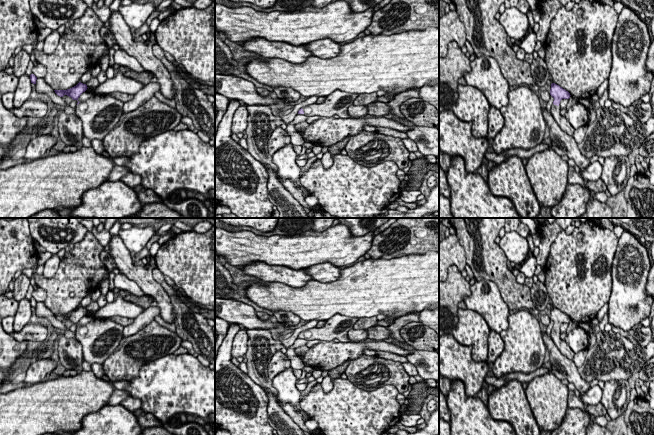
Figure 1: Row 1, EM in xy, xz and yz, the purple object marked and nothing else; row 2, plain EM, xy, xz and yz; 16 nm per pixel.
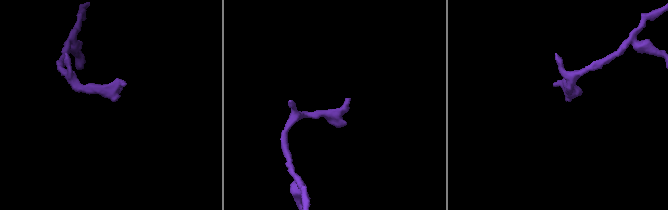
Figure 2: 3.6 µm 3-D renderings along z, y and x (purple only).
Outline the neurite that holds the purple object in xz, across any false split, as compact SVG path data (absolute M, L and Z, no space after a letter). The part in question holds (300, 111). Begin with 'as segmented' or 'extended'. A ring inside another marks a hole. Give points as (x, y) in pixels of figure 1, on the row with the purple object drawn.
extended | M335 90L325 97L323 103L311 104L301 108L298 114L320 117L333 117L338 115L340 118L351 118L348 115L348 108L353 105L354 100L359 94L348 93L341 90Z

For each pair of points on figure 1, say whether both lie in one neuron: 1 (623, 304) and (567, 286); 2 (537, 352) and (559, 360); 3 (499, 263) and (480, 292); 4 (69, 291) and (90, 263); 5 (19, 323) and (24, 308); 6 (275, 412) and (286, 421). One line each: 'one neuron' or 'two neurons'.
1: two neurons
2: two neurons
3: two neurons
4: one neuron
5: one neuron
6: one neuron

